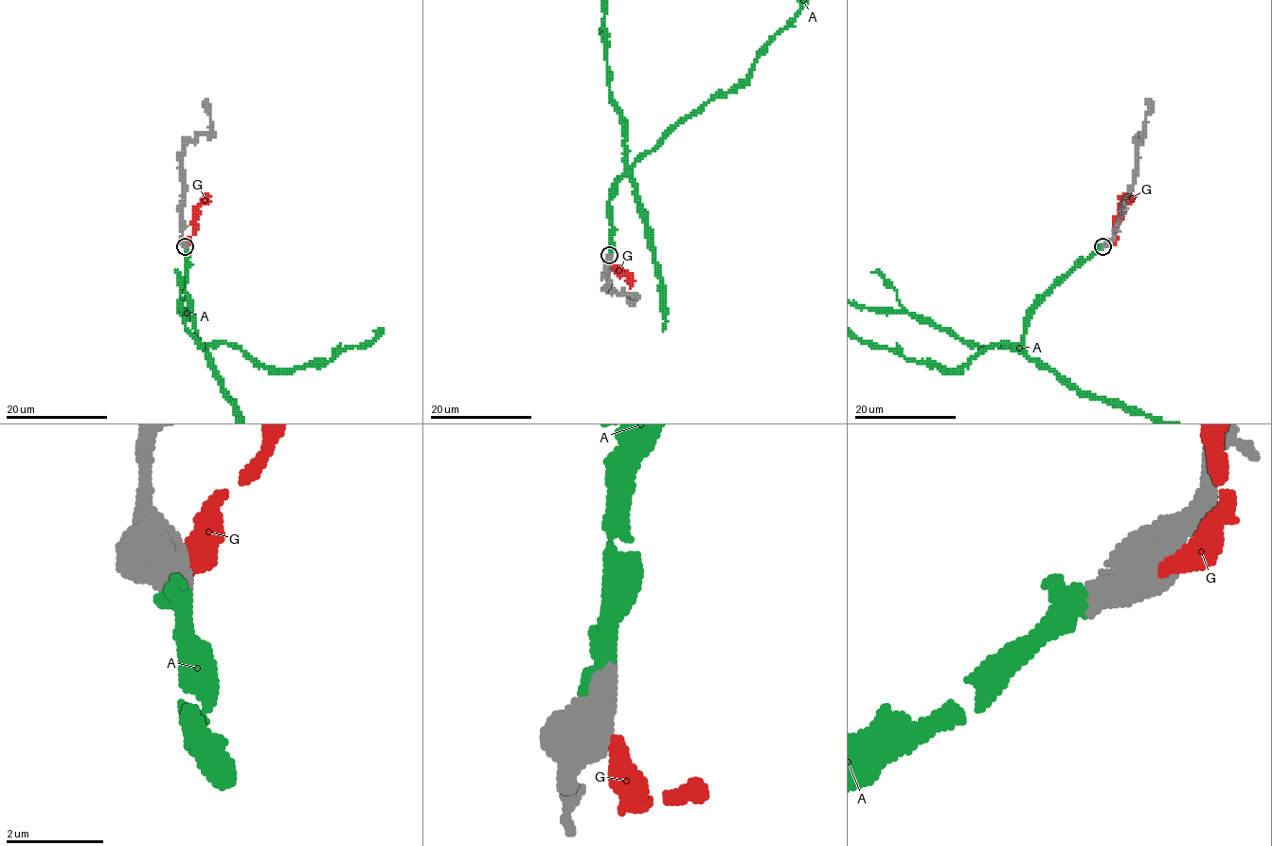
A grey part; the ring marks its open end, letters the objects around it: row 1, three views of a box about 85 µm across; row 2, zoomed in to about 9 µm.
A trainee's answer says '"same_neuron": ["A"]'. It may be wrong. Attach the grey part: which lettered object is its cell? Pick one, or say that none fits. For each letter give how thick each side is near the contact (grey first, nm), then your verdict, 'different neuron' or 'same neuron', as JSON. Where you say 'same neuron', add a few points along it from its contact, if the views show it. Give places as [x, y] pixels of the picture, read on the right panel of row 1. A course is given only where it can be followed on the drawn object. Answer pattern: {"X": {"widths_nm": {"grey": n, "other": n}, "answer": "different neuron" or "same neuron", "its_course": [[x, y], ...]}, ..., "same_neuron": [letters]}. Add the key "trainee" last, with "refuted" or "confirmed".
{"A": {"widths_nm": {"grey": 600, "other": 500}, "answer": "same neuron", "its_course": [[1101, 245], [1041, 300], [1018, 345], [990, 344], [947, 370], [859, 340]]}, "G": {"widths_nm": {"grey": 800, "other": 440}, "answer": "different neuron"}, "same_neuron": ["A"], "trainee": "confirmed"}

